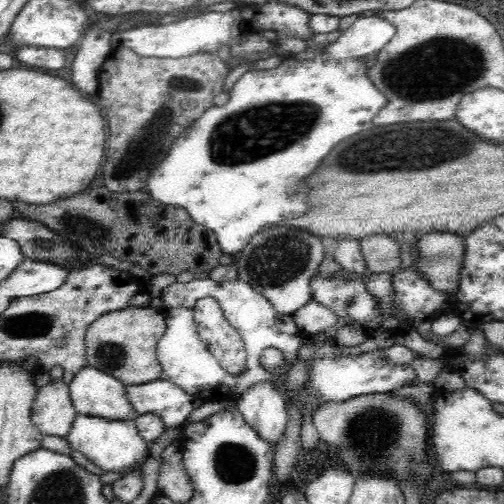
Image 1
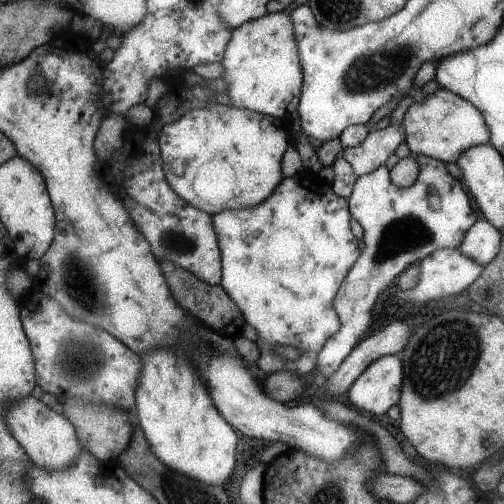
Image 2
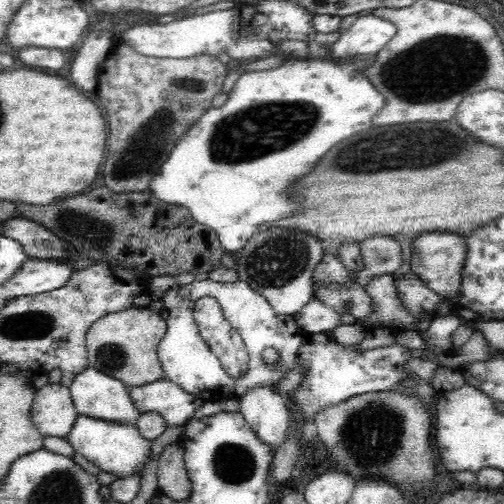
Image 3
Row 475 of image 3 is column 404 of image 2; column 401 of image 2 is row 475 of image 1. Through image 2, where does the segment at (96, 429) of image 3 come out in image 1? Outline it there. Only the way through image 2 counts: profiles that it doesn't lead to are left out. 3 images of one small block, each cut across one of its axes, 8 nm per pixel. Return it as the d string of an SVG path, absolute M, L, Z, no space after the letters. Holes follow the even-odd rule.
M76 416L76 424L70 428L68 438L74 452L80 452L86 456L92 464L102 468L104 472L114 472L118 476L130 476L134 472L142 472L142 466L148 462L150 456L150 442L140 436L140 430L136 424L120 424L120 422L108 422L100 418L88 418L88 416Z

